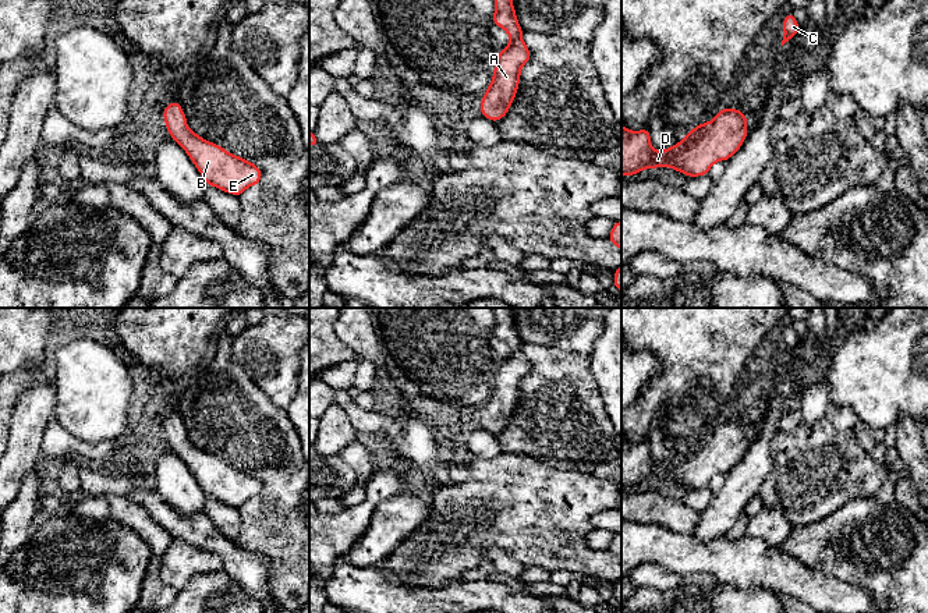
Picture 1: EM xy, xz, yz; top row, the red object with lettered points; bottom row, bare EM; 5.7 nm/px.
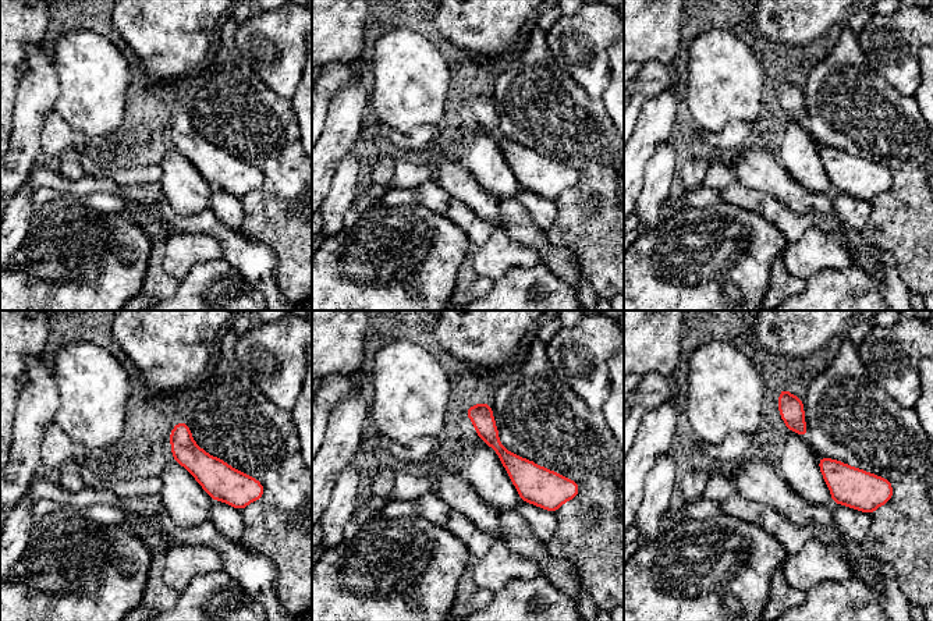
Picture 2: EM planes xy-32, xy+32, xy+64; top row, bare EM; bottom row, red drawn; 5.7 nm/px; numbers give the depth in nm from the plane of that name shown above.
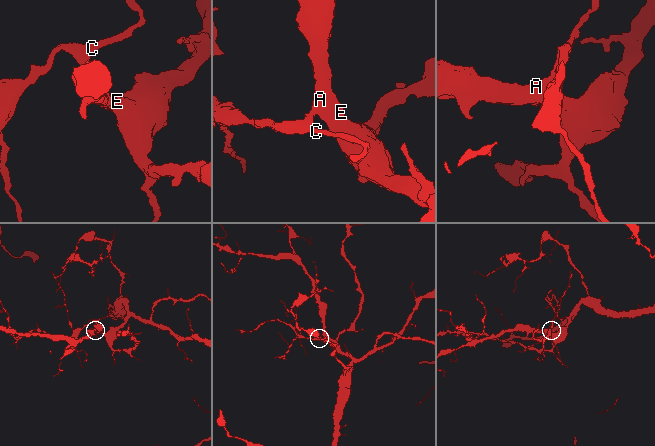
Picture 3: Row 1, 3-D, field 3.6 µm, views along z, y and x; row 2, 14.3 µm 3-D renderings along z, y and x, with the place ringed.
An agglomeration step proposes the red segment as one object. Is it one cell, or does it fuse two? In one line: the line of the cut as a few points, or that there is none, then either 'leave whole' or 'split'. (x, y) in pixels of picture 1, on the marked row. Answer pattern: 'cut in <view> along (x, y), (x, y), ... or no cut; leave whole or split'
no cut; leave whole

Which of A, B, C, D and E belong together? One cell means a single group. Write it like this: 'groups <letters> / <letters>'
groups A B C D E

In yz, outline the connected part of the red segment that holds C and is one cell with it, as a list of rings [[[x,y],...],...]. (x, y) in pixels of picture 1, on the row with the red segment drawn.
[[[790,11],[783,17],[783,29],[784,29],[784,33],[783,33],[782,46],[786,42],[791,40],[800,31],[800,25]]]

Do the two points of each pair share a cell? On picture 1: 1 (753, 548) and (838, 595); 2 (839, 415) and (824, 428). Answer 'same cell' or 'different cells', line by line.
1: same cell
2: different cells

